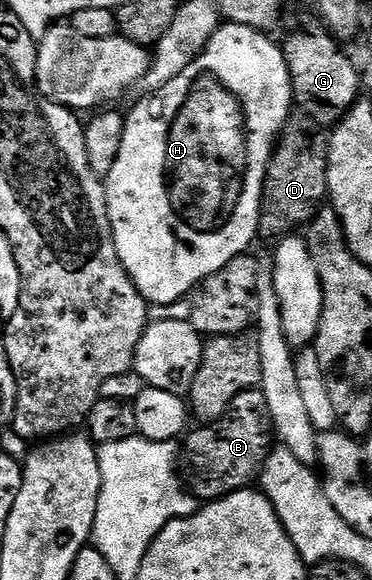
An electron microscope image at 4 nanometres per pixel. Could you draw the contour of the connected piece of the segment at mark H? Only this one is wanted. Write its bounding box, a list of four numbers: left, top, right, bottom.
[106,24,294,306]

